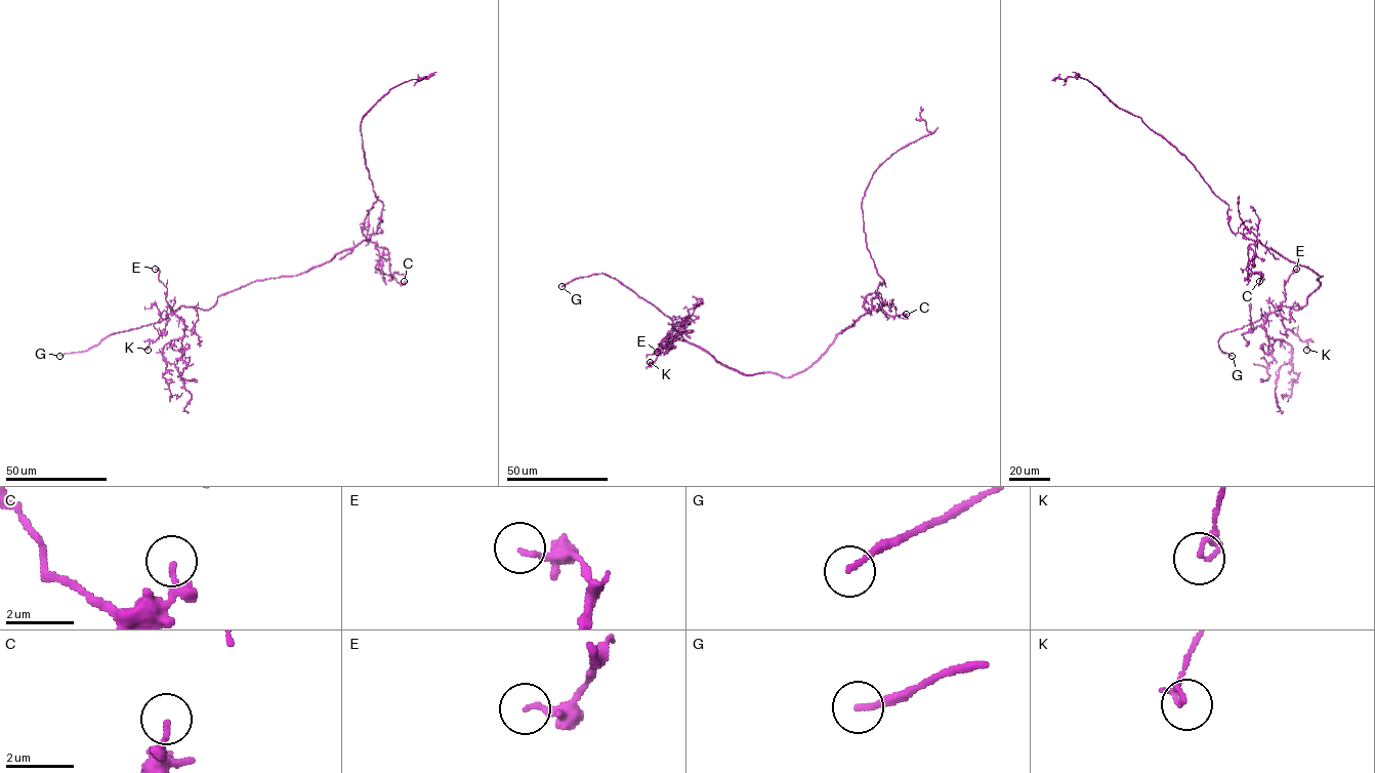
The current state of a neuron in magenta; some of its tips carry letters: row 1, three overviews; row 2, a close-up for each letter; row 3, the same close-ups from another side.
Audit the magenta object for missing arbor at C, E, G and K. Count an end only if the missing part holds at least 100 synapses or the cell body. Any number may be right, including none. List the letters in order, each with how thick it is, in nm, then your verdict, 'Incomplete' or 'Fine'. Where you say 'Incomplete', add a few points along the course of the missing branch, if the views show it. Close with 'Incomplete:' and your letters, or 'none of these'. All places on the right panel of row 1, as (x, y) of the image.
C: Thickness 130 nm. Fine
E: Thickness 170 nm. Fine
G: Thickness 150 nm. Incomplete
K: Thickness 170 nm. Fine
Incomplete: G

